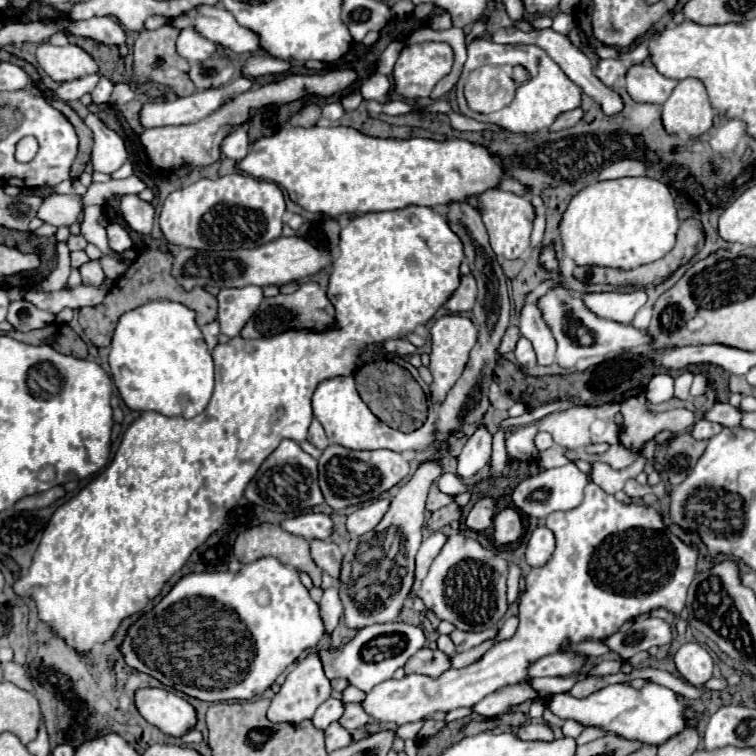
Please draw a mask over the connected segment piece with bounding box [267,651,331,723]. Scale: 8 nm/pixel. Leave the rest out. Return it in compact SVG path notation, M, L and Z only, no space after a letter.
M309 653L297 667L287 675L287 681L281 685L281 691L273 697L271 707L267 711L269 721L287 721L287 723L301 723L305 719L311 719L317 707L331 697L331 683L323 673L323 663L319 653Z

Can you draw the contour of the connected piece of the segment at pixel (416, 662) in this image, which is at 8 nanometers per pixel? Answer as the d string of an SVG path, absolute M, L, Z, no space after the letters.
M423 647L421 651L417 651L407 663L405 663L405 675L411 673L419 673L419 675L427 675L431 679L437 679L439 675L443 675L445 671L451 669L451 657L439 649L429 649Z

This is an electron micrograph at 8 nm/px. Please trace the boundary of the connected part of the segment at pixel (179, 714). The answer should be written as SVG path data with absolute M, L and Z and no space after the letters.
M139 689L135 703L139 713L165 735L181 739L197 725L197 713L193 705L165 689Z

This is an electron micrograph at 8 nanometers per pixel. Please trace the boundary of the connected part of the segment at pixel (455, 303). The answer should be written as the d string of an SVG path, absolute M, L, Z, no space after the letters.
M469 275L469 277L461 279L461 285L451 295L451 299L445 303L445 307L451 313L465 313L465 311L473 309L475 299L477 299L477 285L475 285L475 279Z

